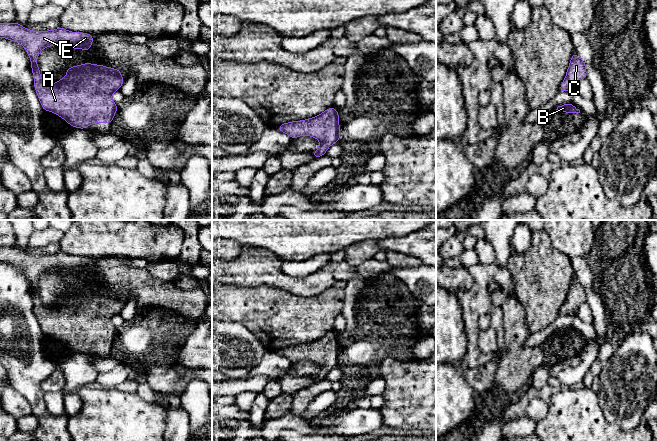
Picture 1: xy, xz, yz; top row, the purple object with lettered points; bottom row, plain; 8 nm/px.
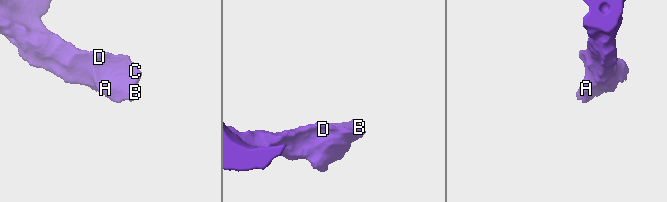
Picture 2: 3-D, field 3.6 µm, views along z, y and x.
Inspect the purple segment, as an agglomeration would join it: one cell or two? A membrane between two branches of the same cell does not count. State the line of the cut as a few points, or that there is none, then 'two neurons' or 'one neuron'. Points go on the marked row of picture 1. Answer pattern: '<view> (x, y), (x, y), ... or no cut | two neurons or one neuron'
no cut | one neuron

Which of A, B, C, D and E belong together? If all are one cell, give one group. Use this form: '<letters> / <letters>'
A B C D E

